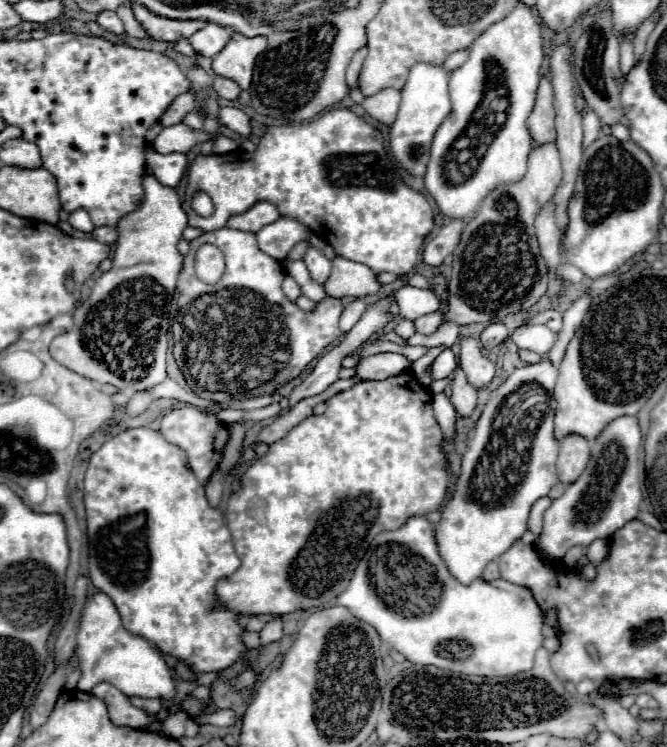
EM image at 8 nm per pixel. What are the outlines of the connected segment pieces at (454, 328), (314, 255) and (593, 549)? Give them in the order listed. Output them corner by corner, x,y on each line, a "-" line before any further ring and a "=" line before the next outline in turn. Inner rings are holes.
448,322
448,324
440,326
440,330
436,334
432,334
432,336
414,334
412,338
406,340
406,344
408,346
428,346
428,348
434,348
434,346
446,346
446,348
450,348
450,346
454,346
458,342
458,336
460,336
458,324
=
314,246
308,248
308,252
306,252
306,256
304,256
304,262
306,262
306,266
308,266
310,278
312,278
314,282
318,282
318,284
324,284
326,278
330,276
330,266
332,266
332,262
330,262
318,248
314,248
=
604,540
592,542
590,548
588,548
588,552
586,552
588,560
590,560
594,566
598,566
600,562
604,562
604,560
606,560
606,554
608,554
608,542
604,542

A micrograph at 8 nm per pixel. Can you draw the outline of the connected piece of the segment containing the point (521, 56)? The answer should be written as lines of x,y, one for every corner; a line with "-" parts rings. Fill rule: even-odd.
518,2
514,10
500,22
488,26
470,46
468,60
450,74
450,100
452,112
446,116
442,126
434,134
430,148
430,162
424,176
428,194
436,200
440,212
450,218
472,218
480,208
482,200
496,190
498,186
518,182
526,174
528,154
534,146
526,120
534,110
534,98
538,82
542,78
540,68
544,62
544,38
540,16
534,14
534,8
-
464,136
464,144
454,144

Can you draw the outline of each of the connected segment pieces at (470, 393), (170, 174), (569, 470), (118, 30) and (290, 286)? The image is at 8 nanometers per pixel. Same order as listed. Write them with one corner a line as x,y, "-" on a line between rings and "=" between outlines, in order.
458,368
456,374
454,374
450,400
452,400
452,404
454,404
456,412
458,412
458,416
462,416
462,418
472,416
472,412
476,410
476,404
478,404
478,400
476,400
476,390
468,384
468,380
466,380
462,368
=
152,146
144,148
144,158
146,158
146,166
152,170
152,174
164,184
164,186
178,186
178,182
182,180
186,168
188,168
188,160
186,154
182,152
170,152
170,154
158,154
=
568,434
560,442
560,454
556,462
558,480
564,484
574,482
586,468
590,458
590,442
578,434
=
100,12
98,14
98,20
96,20
100,26
104,26
106,30
110,30
110,32
114,32
114,34
122,34
124,32
124,24
122,24
122,20
114,14
114,12
=
286,276
286,278
284,278
282,290
284,290
286,298
290,298
290,302
296,302
296,300
298,300
298,296
302,296
302,290
300,290
300,286
294,282
294,278
292,278
292,276

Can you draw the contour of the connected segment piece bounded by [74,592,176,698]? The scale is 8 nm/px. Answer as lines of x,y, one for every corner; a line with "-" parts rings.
102,592
86,598
84,602
74,654
82,672
78,682
78,690
82,692
90,692
98,682
110,682
126,696
172,698
176,694
170,668
166,666
162,654
144,638
132,636
124,630
114,602

